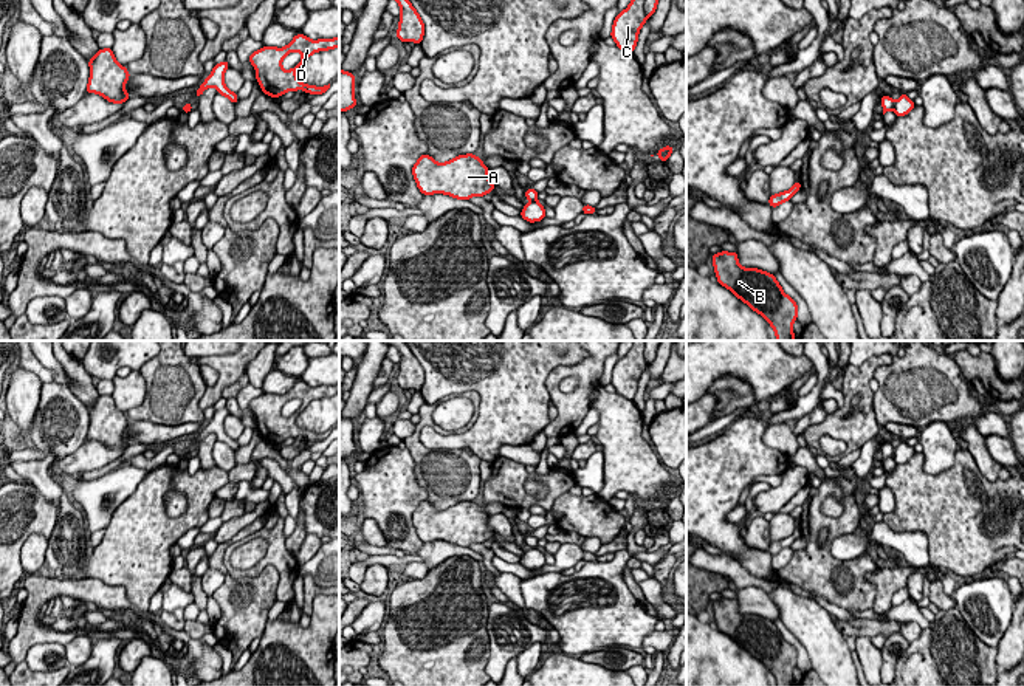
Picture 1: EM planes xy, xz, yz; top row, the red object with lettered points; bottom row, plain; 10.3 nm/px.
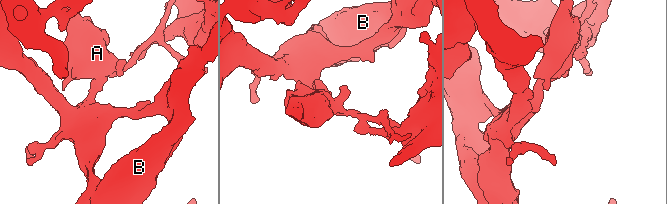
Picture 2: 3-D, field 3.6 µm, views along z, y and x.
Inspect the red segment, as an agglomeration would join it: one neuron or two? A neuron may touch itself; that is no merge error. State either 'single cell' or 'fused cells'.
fused cells

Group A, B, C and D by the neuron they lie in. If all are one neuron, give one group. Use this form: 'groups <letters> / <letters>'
groups A C / B D

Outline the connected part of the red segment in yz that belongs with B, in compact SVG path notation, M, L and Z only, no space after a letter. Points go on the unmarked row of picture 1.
M737 599L713 601L717 630L759 660L775 677L776 686L795 686L796 649L782 638L776 624L758 615L739 612Z

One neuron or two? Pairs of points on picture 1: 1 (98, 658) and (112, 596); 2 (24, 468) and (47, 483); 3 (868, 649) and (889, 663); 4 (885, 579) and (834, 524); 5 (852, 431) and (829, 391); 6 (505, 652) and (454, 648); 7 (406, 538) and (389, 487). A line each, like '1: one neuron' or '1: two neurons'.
1: two neurons
2: one neuron
3: two neurons
4: two neurons
5: two neurons
6: two neurons
7: one neuron

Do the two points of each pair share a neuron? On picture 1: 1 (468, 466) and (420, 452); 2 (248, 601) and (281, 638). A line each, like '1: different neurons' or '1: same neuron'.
1: same neuron
2: different neurons

